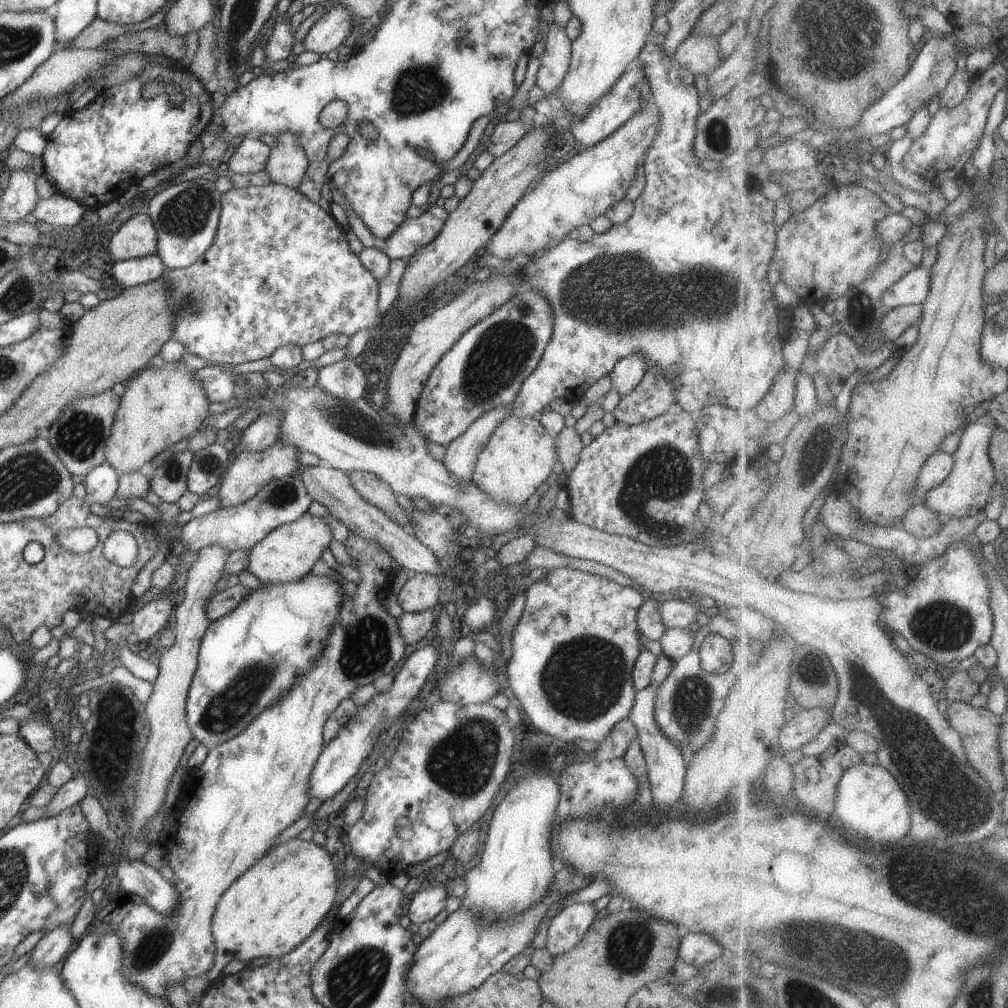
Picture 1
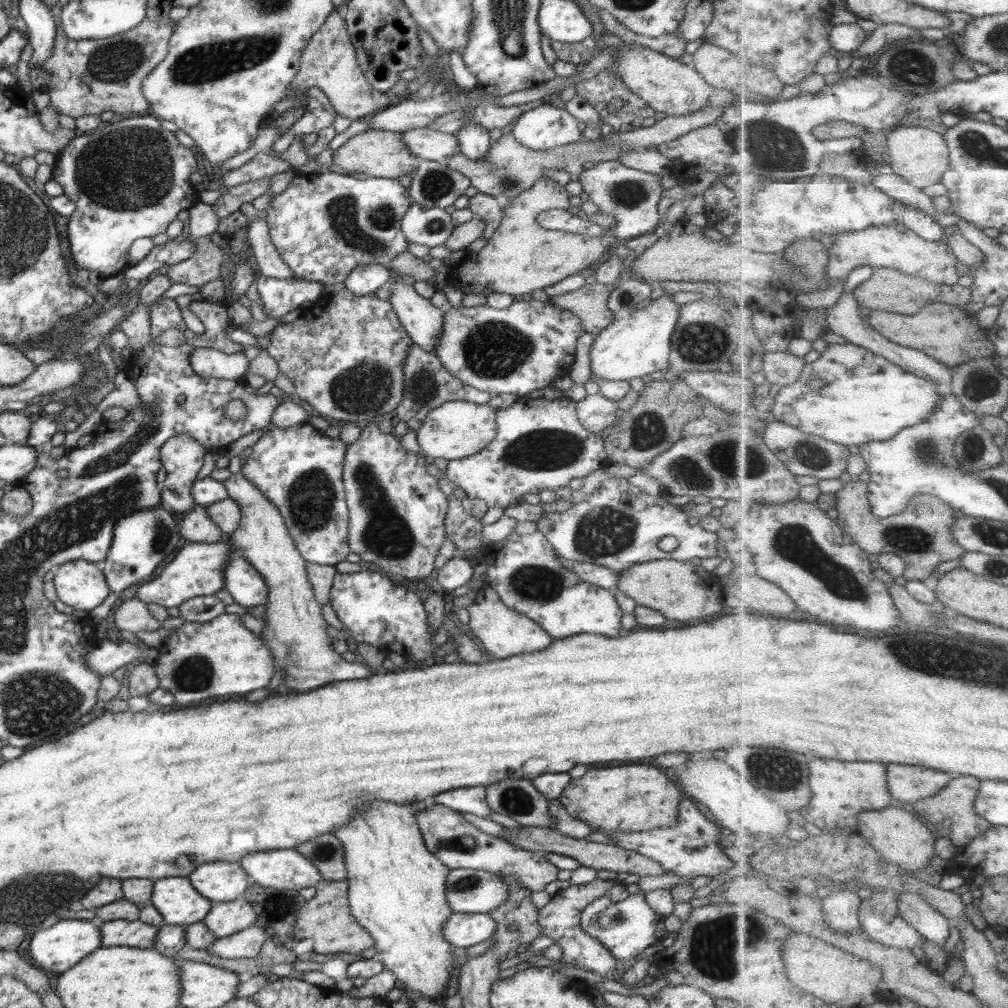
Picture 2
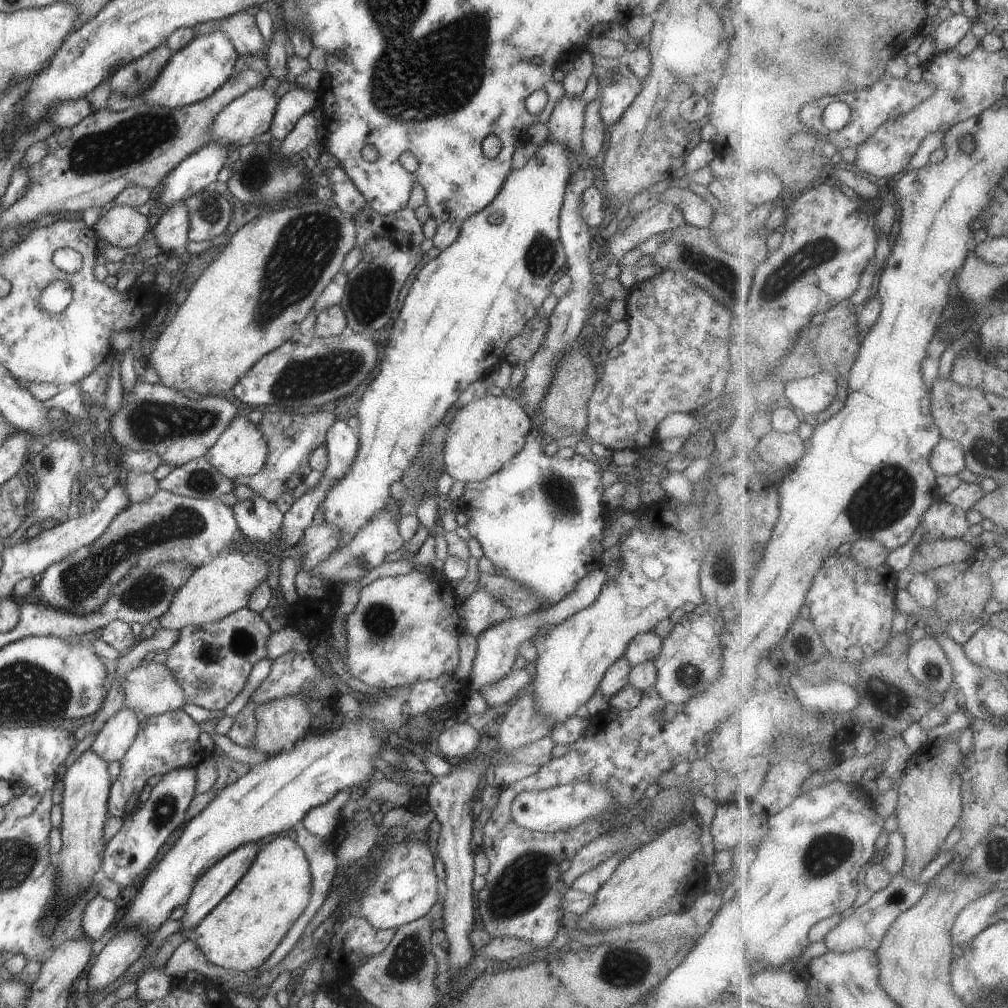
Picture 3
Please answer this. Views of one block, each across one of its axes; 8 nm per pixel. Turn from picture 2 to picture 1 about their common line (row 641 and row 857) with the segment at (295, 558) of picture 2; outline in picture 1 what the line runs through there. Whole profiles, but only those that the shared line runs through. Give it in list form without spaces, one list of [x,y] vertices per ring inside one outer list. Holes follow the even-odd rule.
[[[294,837],[270,848],[262,860],[247,868],[220,896],[212,919],[216,958],[212,970],[205,976],[206,982],[211,983],[220,977],[223,968],[232,960],[250,962],[254,958],[282,958],[302,944],[320,926],[334,904],[340,883],[336,874],[336,863],[330,853],[325,846],[316,845],[312,840]]]

